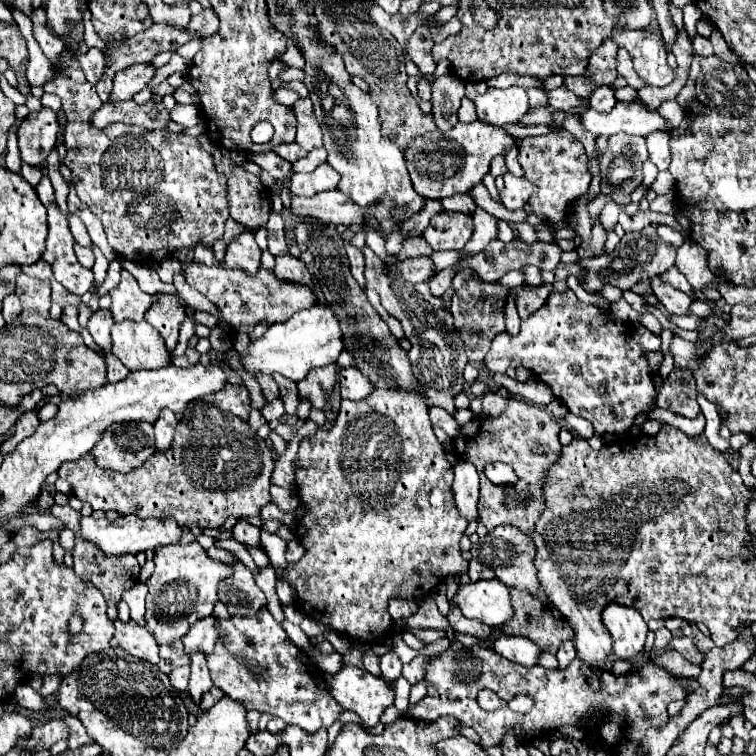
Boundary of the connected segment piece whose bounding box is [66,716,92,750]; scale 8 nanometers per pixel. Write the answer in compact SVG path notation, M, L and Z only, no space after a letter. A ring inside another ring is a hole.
M66 716L66 724L68 724L68 728L70 728L68 744L70 744L72 750L76 750L76 748L80 748L80 746L84 746L84 744L88 744L88 742L92 742L92 738L88 738L88 734L86 734L84 724L82 724L76 716Z

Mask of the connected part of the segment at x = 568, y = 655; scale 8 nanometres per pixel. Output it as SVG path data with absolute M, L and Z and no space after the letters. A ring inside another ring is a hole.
M568 640L568 642L564 642L560 648L558 648L558 654L556 654L556 658L558 658L558 668L566 668L574 658L576 658L576 650L574 650L574 642L572 640Z

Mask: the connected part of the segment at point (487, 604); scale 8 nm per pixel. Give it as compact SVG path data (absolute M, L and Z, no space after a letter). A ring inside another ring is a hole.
M498 578L462 584L452 598L466 618L482 620L488 626L500 626L510 620L514 610L510 604L510 588Z

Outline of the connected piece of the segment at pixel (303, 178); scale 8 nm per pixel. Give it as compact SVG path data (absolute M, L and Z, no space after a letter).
M324 162L310 174L294 174L290 182L290 194L314 196L324 190L334 190L338 186L338 180L340 180L340 174L336 174L336 170L332 170L332 166Z

